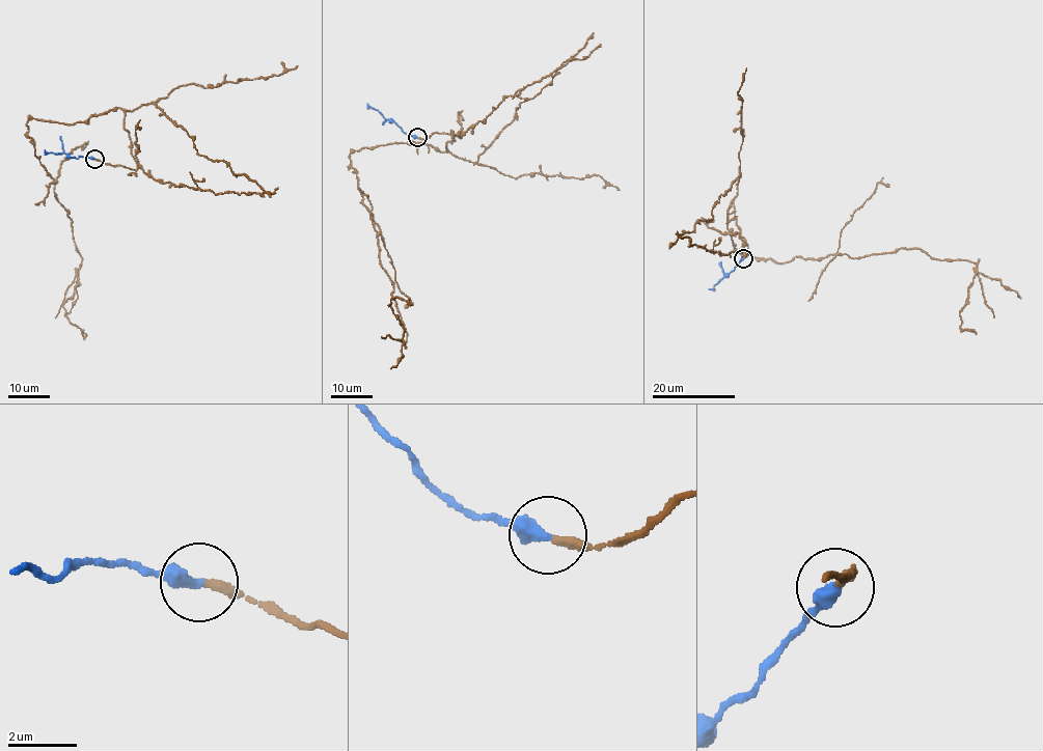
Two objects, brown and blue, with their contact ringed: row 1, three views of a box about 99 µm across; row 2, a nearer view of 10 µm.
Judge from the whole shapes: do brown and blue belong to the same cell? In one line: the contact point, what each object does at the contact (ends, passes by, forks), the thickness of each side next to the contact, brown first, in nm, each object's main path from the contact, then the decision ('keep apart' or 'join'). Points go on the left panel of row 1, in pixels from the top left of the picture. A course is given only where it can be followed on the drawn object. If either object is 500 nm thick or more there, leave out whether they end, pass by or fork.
at (94, 159); brown ends there; blue ends there; 260 nm thick on the brown side, 440 nm on the other; brown runs (95, 159), (137, 168), (119, 108), (72, 124), (27, 120), (81, 257), (78, 285), (62, 307), (84, 339); blue runs (94, 159), (69, 157), (45, 149); keep apart

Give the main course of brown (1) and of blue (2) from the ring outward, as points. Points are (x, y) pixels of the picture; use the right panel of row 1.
1: (743, 257), (732, 200), (739, 253), (778, 262), (914, 248), (968, 260), (959, 328), (976, 334)
2: (743, 257), (729, 275), (709, 288)

